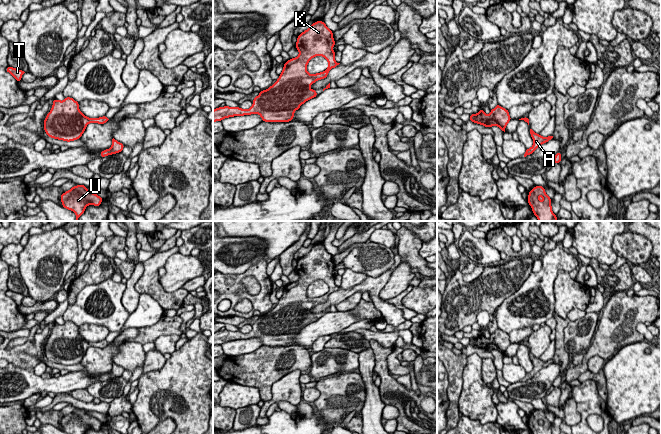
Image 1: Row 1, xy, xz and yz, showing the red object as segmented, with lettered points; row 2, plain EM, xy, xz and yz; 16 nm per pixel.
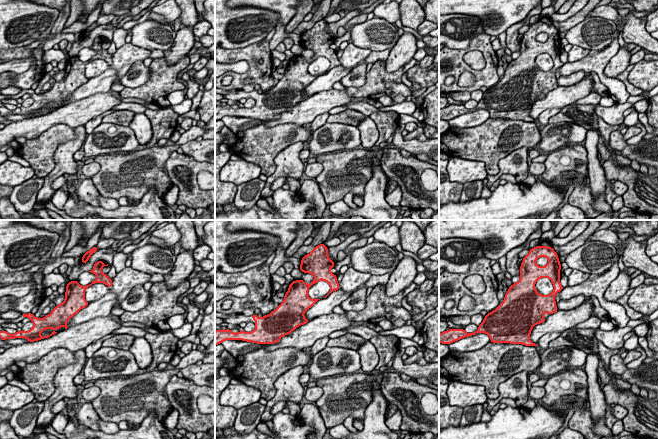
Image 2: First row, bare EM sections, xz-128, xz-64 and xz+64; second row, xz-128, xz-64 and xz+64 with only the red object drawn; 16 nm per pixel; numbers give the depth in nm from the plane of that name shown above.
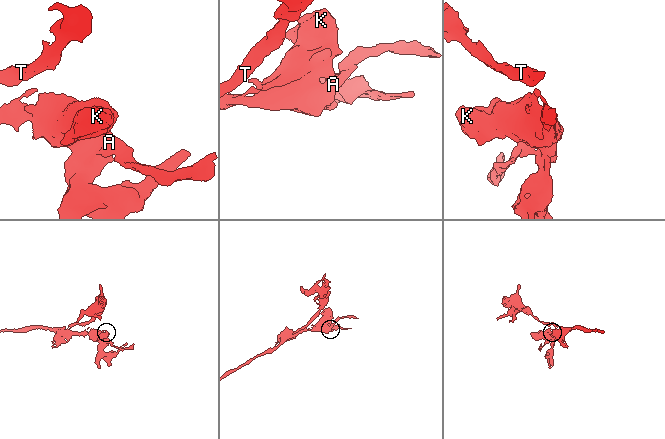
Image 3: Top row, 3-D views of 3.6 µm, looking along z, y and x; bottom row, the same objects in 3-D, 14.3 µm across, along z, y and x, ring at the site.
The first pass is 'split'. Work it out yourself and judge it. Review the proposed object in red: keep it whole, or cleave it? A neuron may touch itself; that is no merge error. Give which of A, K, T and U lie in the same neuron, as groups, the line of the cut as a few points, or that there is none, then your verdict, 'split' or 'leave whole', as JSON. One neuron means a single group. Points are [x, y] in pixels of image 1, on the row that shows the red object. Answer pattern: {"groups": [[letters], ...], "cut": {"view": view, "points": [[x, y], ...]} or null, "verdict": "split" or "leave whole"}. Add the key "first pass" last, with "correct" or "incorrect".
{"groups": [["A", "K", "T", "U"]], "cut": null, "verdict": "leave whole", "first pass": "incorrect"}

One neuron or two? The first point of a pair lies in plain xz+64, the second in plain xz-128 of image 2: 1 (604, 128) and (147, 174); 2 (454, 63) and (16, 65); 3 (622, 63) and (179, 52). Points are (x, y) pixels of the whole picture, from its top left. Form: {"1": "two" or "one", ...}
{"1": "two", "2": "two", "3": "one"}

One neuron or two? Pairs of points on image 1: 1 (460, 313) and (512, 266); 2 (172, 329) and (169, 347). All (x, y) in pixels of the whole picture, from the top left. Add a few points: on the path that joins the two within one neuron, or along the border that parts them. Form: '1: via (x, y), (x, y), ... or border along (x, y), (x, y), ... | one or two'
1: via (473, 300), (478, 295), (481, 295), (499, 277) | one
2: border along (179, 334), (160, 335), (152, 342) | two

